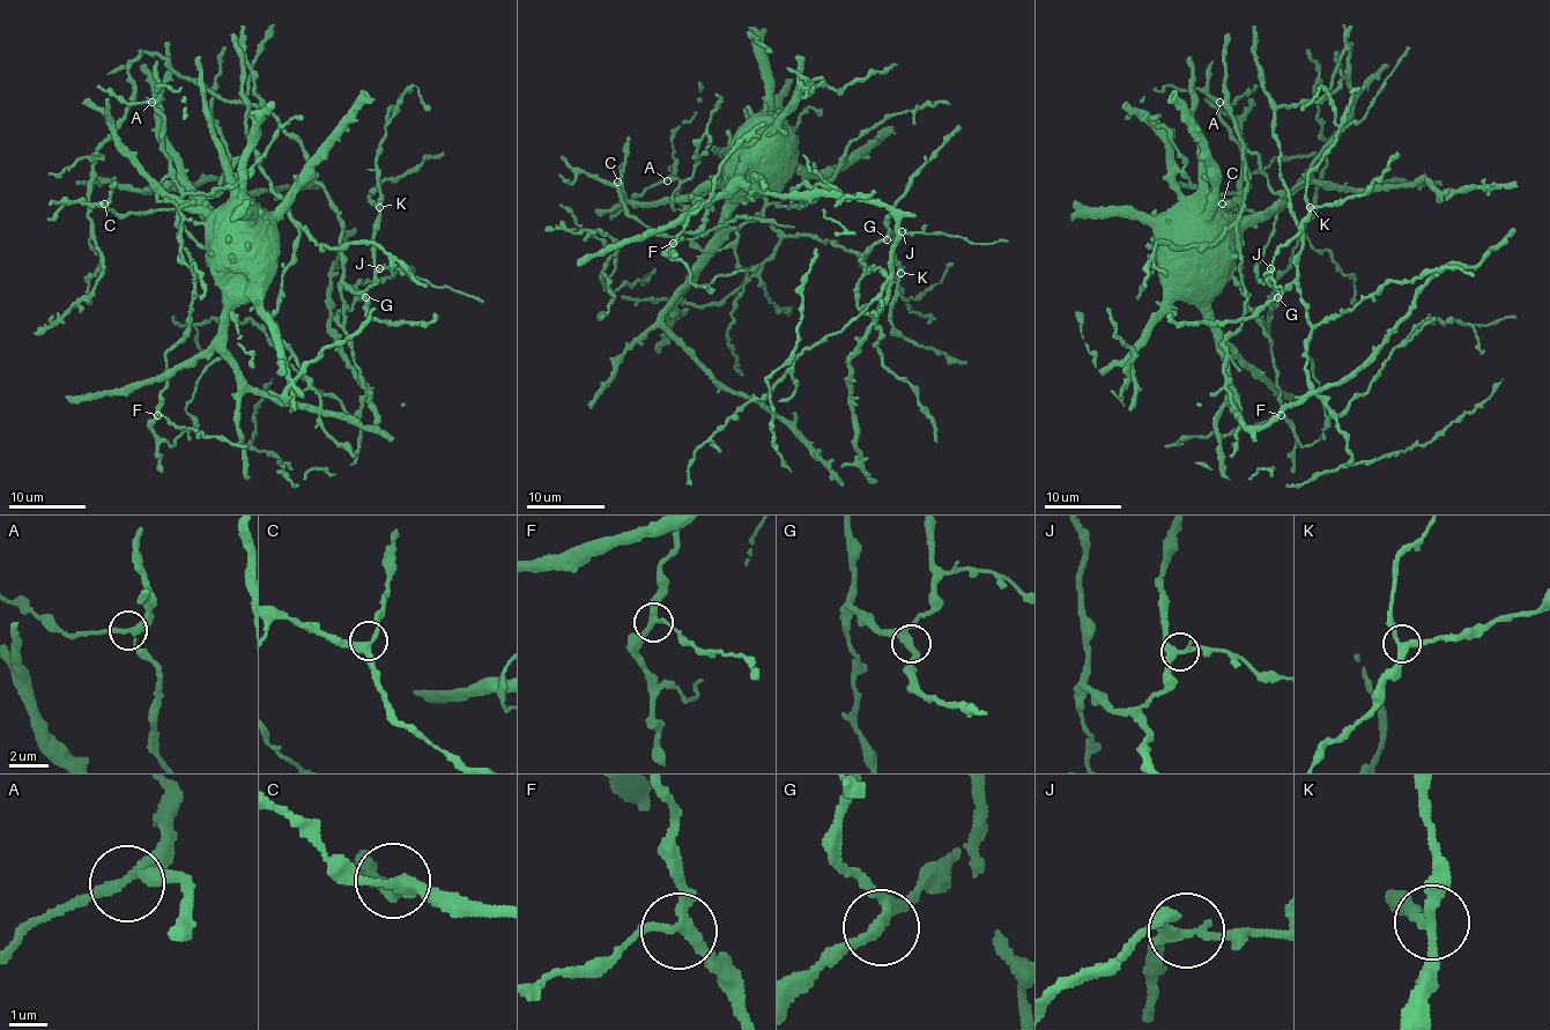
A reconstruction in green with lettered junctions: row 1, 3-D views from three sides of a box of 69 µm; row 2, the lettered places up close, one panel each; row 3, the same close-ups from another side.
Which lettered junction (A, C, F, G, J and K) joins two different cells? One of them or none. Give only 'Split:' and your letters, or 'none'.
Split: J

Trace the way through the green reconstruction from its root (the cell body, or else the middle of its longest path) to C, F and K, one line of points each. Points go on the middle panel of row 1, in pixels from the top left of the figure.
C: (743, 141), (729, 161), (724, 231), (704, 251), (637, 221), (617, 182)
F: (743, 141), (732, 148), (724, 178), (694, 198), (710, 201), (704, 223), (673, 243)
K: (743, 141), (741, 176), (765, 192), (877, 200), (897, 221), (892, 268), (864, 271), (895, 231), (900, 273)

